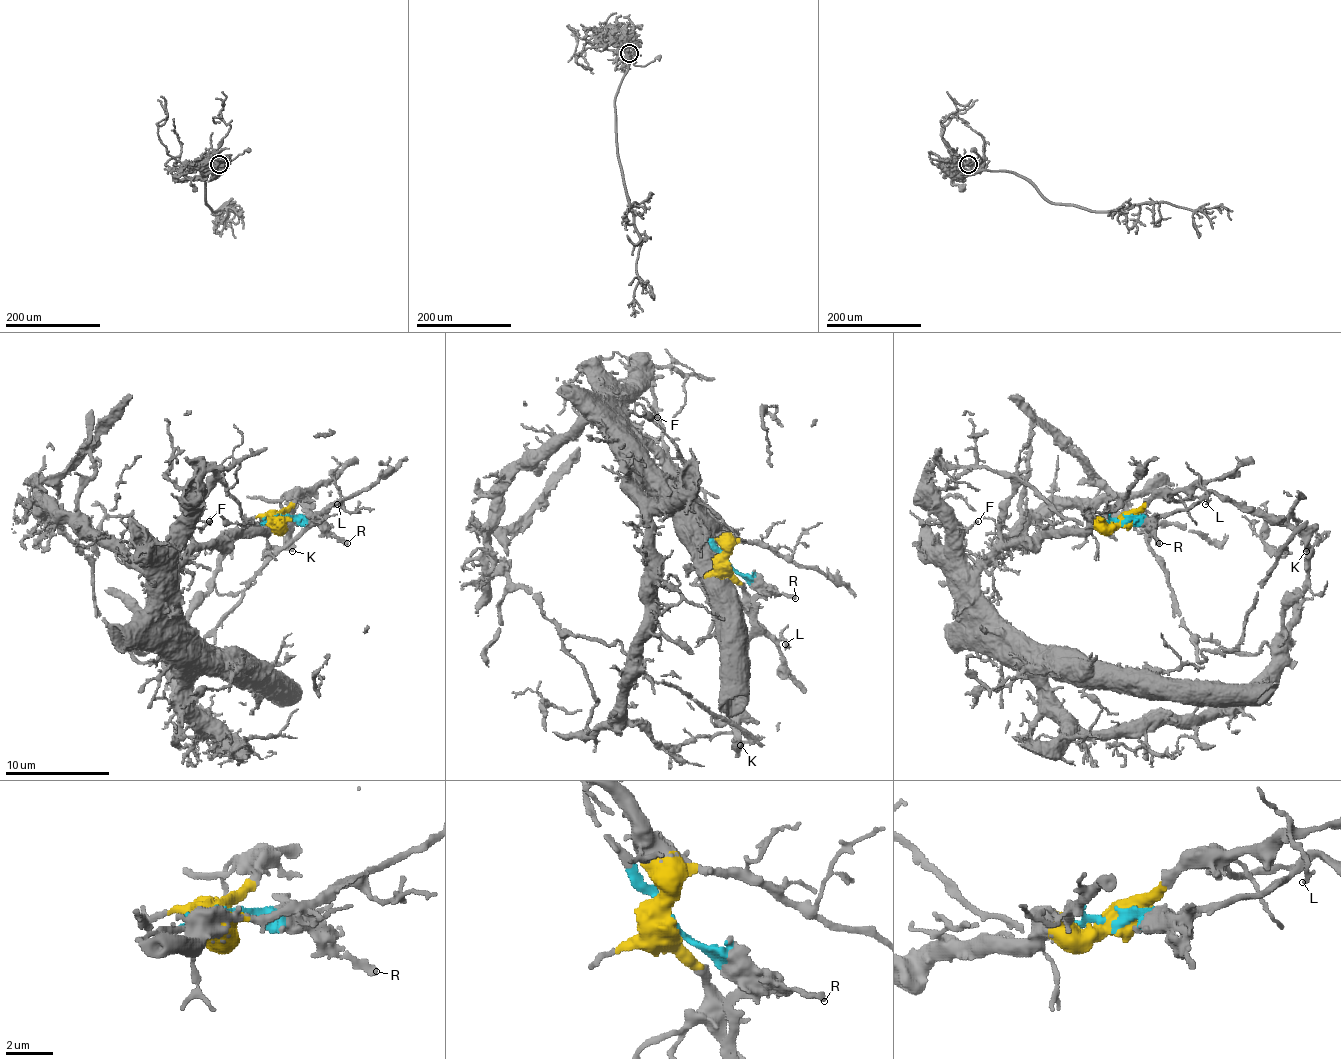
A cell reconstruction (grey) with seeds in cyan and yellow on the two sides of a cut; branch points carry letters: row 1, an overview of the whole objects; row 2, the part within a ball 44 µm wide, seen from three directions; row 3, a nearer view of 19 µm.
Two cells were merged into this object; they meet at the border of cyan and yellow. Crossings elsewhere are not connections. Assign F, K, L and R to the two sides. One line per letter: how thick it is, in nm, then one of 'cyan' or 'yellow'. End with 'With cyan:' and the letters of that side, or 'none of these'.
F: 150 nm | yellow
K: 400 nm | cyan
L: 170 nm | yellow
R: 280 nm | cyan
With cyan: K, R

